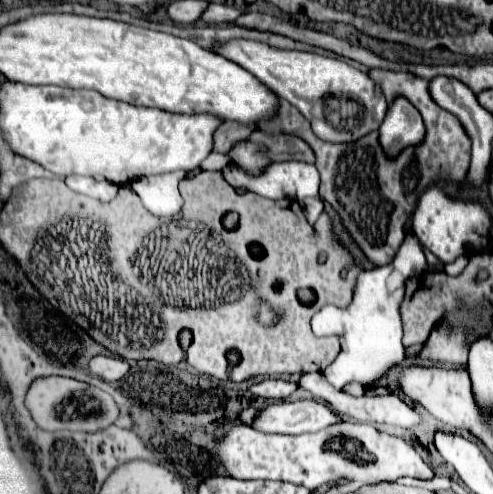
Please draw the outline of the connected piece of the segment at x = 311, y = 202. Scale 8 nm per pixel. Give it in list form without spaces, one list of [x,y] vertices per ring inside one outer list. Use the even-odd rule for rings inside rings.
[[[319,197],[317,199],[305,199],[303,207],[305,207],[305,213],[307,213],[307,219],[311,223],[315,223],[317,217],[321,215],[321,211],[323,211],[323,201]]]

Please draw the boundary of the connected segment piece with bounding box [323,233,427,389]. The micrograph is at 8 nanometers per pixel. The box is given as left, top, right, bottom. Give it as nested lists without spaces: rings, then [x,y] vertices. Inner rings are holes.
[[[407,233],[403,239],[403,245],[399,247],[395,259],[379,269],[363,271],[357,279],[355,295],[349,307],[341,311],[341,353],[337,359],[323,371],[327,381],[343,389],[347,383],[361,383],[365,389],[371,389],[373,383],[387,377],[393,367],[399,367],[405,359],[405,349],[401,343],[403,329],[401,329],[401,315],[399,315],[399,303],[403,299],[405,281],[411,275],[423,273],[427,267],[425,253],[421,241]]]

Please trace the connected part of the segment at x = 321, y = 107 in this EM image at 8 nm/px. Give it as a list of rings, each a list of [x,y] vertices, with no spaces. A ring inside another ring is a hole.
[[[235,39],[221,49],[219,55],[235,61],[259,81],[263,81],[271,91],[281,93],[281,97],[293,103],[315,127],[315,135],[329,143],[351,143],[363,135],[377,131],[387,113],[387,101],[375,81],[367,73],[331,57],[305,53],[305,51],[285,51],[275,49],[265,43]]]

